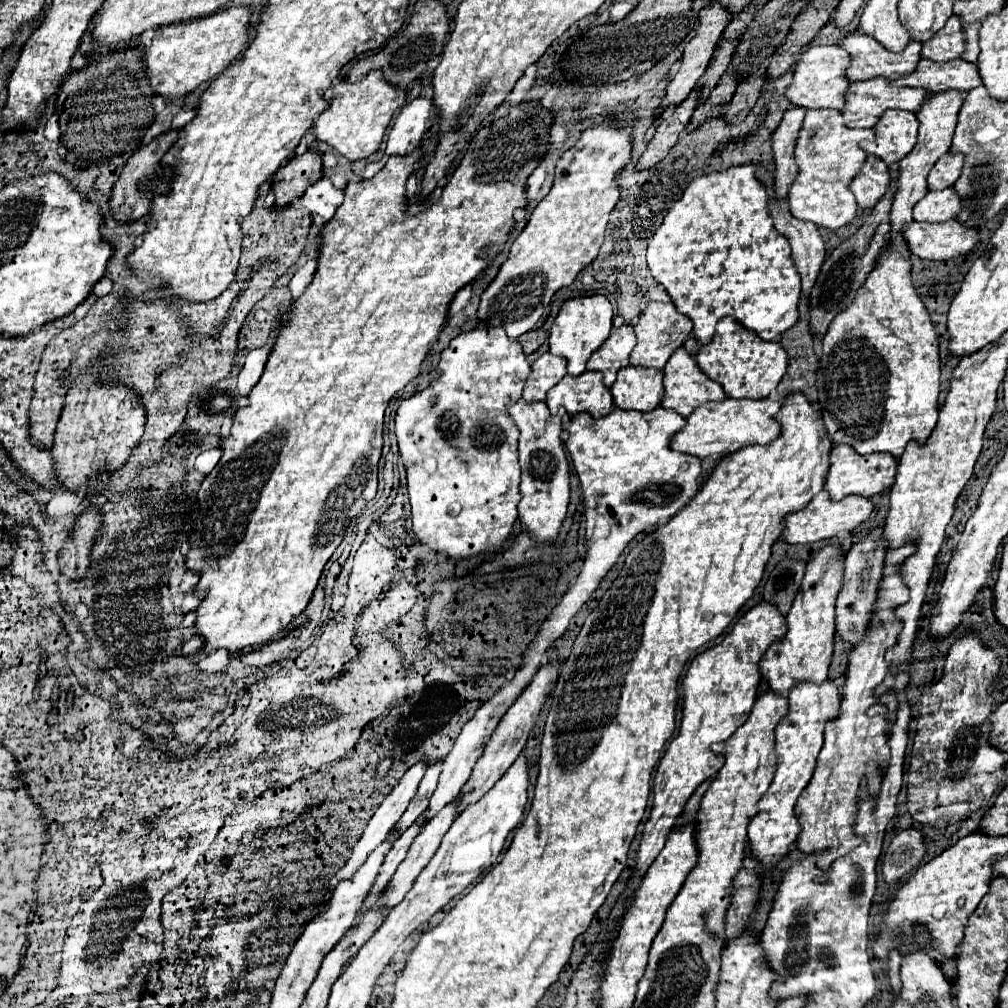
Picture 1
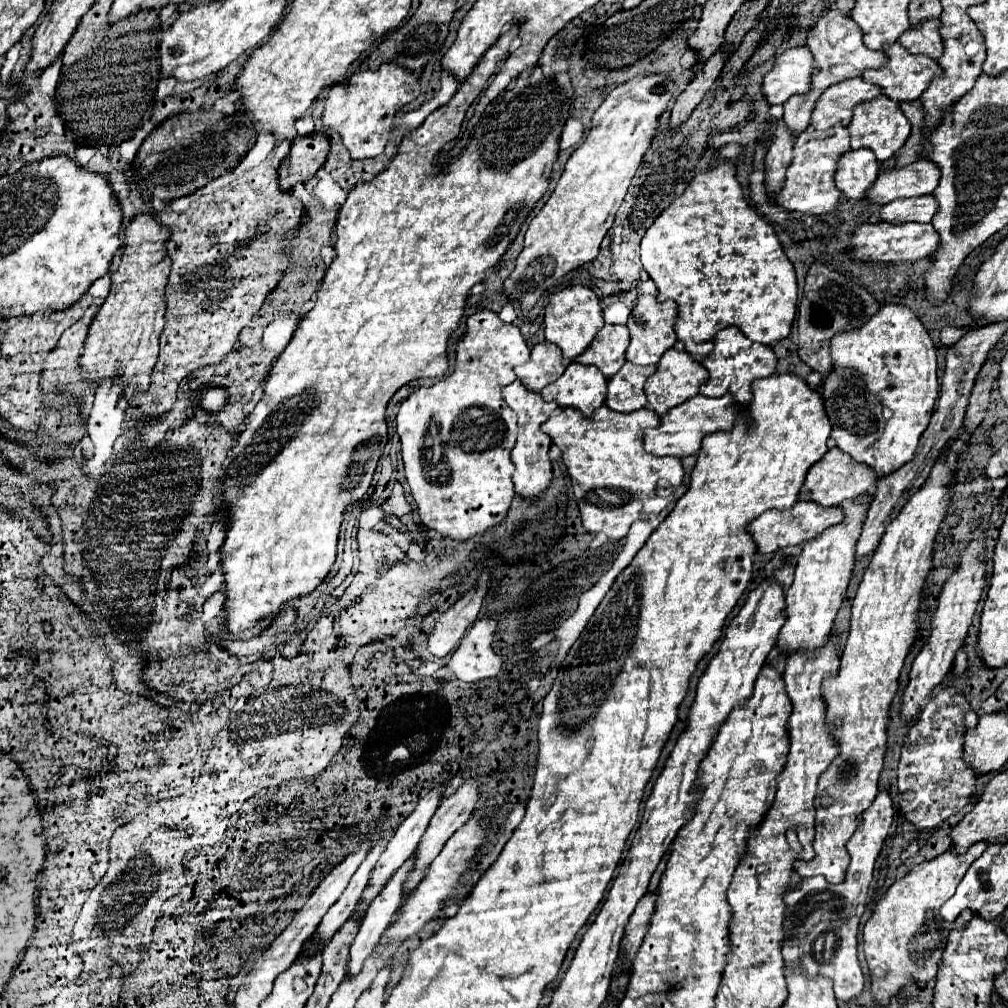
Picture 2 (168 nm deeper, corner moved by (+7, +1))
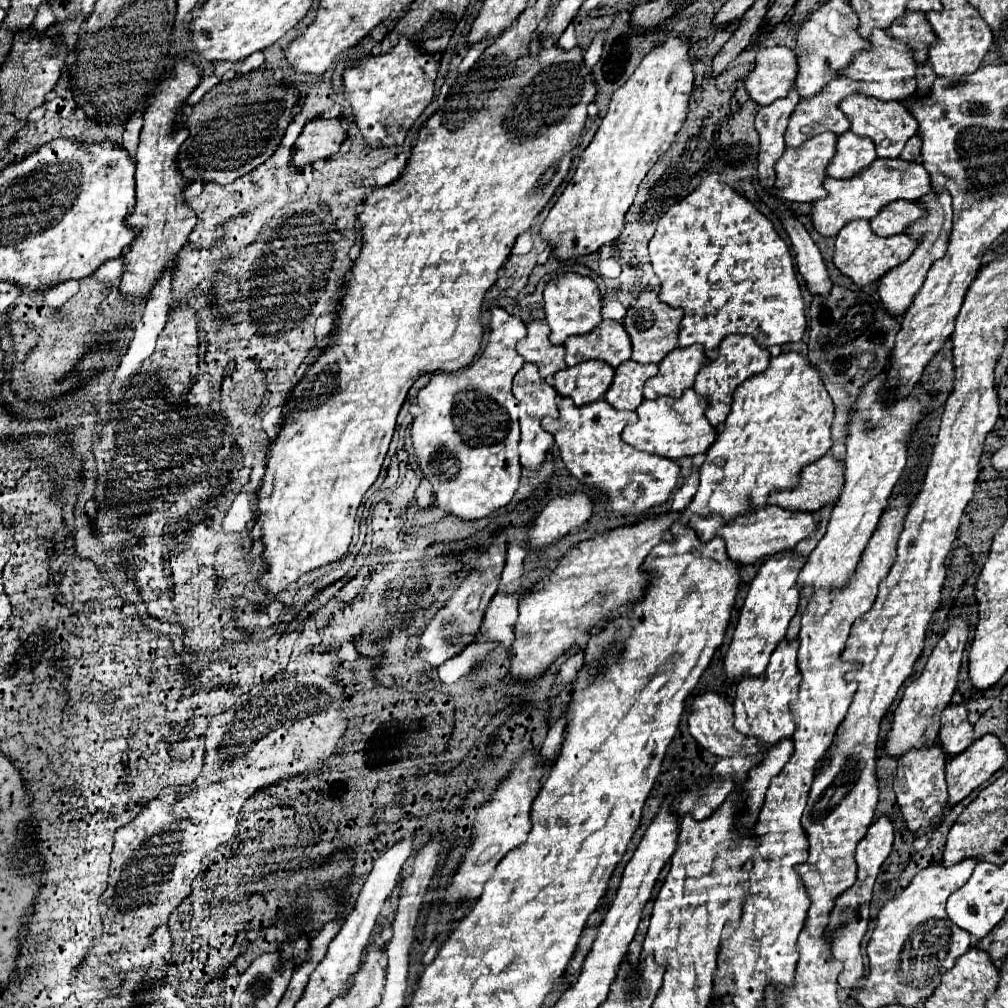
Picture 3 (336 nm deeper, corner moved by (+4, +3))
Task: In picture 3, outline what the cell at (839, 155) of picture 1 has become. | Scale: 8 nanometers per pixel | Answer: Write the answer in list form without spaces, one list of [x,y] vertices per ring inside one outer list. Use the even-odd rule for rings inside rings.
[[[829,132],[824,134],[816,134],[814,138],[806,140],[802,146],[798,148],[786,148],[784,156],[776,162],[774,170],[776,170],[776,182],[774,188],[770,190],[774,196],[788,200],[788,202],[816,202],[828,196],[828,192],[824,190],[824,178],[826,178],[826,168],[830,164],[830,160],[836,154],[836,142],[838,136]]]

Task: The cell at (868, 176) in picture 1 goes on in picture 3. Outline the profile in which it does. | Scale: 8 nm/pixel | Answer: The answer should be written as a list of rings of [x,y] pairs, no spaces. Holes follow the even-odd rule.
[[[850,130],[838,138],[838,150],[828,164],[828,176],[850,180],[866,170],[876,160],[876,150],[870,138],[856,138]]]

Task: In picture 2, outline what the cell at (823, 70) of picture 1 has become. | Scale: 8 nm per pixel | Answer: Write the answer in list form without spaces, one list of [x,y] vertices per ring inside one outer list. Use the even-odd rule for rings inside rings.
[[[789,48],[777,56],[775,66],[761,80],[761,94],[769,104],[783,104],[793,94],[807,94],[811,84],[811,52],[803,48]]]

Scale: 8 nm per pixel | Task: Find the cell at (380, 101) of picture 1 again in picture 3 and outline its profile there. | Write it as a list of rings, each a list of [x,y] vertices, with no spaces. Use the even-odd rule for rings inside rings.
[[[400,38],[396,48],[382,56],[370,56],[344,72],[344,96],[352,108],[354,120],[364,140],[372,148],[402,144],[406,132],[422,110],[432,102],[434,80],[438,74],[438,56],[416,52],[412,42]]]

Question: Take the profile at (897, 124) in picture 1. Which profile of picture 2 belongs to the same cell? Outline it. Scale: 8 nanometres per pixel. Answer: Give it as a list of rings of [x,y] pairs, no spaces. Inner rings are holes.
[[[877,96],[873,102],[861,102],[853,108],[853,120],[849,124],[849,134],[851,134],[851,148],[869,148],[875,152],[879,162],[885,162],[891,158],[909,138],[911,124],[905,118],[905,114],[899,108],[899,102],[889,100],[887,96]]]

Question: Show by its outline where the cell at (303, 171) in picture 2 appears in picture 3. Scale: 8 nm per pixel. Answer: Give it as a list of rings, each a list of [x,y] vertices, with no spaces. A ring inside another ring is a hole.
[[[340,118],[310,120],[296,140],[292,166],[296,170],[302,170],[304,166],[316,160],[330,158],[332,152],[336,154],[340,150],[340,144],[344,142],[344,138],[346,138],[346,128]]]

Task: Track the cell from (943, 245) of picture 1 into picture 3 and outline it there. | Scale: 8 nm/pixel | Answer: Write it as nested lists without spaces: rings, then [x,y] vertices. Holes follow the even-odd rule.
[[[852,220],[848,222],[836,238],[836,250],[834,250],[834,264],[836,268],[854,280],[858,286],[868,286],[870,282],[884,276],[888,270],[904,262],[916,248],[916,240],[910,234],[894,234],[894,236],[878,236],[868,220]]]

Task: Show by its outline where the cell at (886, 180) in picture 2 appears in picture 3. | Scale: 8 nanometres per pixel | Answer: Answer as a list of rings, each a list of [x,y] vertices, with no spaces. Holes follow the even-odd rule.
[[[878,158],[876,162],[872,162],[872,166],[868,170],[864,170],[864,174],[858,174],[856,178],[852,178],[848,182],[826,178],[824,188],[828,190],[828,198],[812,204],[814,228],[824,236],[838,234],[840,228],[844,224],[848,224],[850,220],[874,218],[882,210],[882,206],[886,206],[888,202],[894,202],[900,198],[918,200],[932,190],[928,170],[918,162],[906,162],[900,158],[896,158],[896,160]]]

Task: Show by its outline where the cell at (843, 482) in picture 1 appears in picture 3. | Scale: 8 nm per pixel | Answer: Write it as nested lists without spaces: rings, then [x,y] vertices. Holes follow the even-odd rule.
[[[826,454],[804,466],[796,490],[780,490],[772,494],[770,504],[784,506],[788,510],[820,510],[822,506],[836,502],[840,496],[844,486],[844,468],[846,466],[842,460]]]

